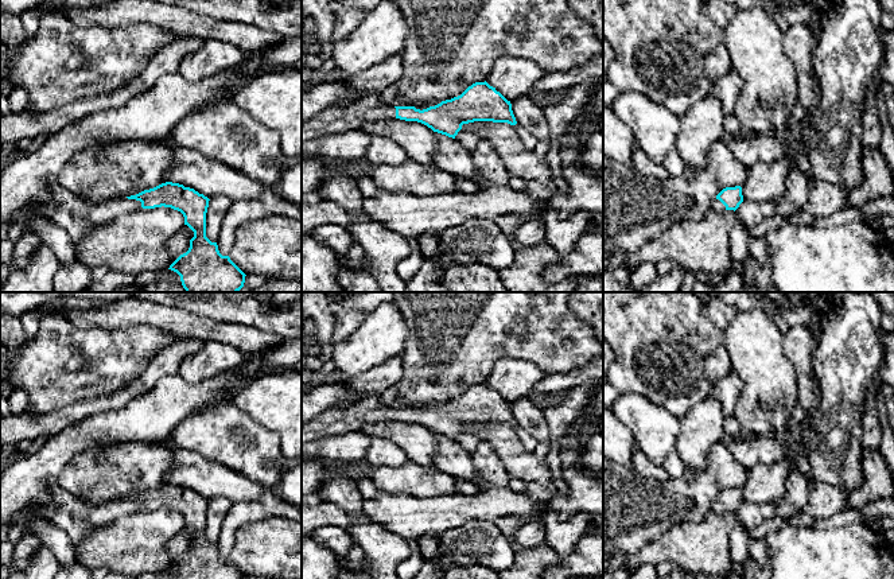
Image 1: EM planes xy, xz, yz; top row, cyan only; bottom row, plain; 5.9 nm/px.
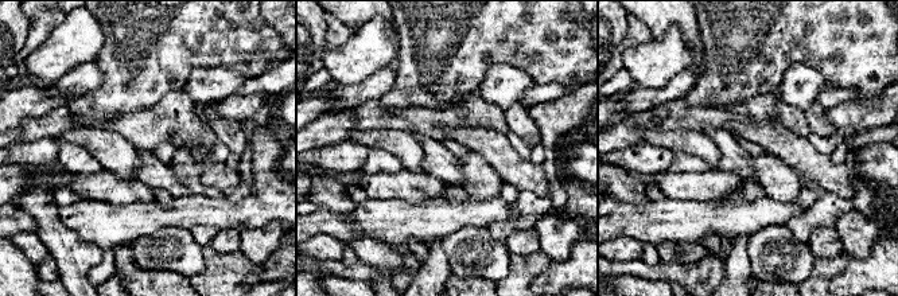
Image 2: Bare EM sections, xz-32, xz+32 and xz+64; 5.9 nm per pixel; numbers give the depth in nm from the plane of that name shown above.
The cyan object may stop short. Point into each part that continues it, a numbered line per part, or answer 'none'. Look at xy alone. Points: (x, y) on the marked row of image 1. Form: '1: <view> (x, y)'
1: xy (76, 216)

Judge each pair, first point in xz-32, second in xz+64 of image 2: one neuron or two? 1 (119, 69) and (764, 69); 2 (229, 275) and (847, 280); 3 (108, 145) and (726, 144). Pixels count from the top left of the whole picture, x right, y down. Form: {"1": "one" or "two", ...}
{"1": "one", "2": "two", "3": "two"}

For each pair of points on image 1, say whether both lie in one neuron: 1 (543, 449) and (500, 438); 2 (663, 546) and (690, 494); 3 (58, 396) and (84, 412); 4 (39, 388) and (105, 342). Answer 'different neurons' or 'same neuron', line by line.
1: different neurons
2: different neurons
3: different neurons
4: same neuron

